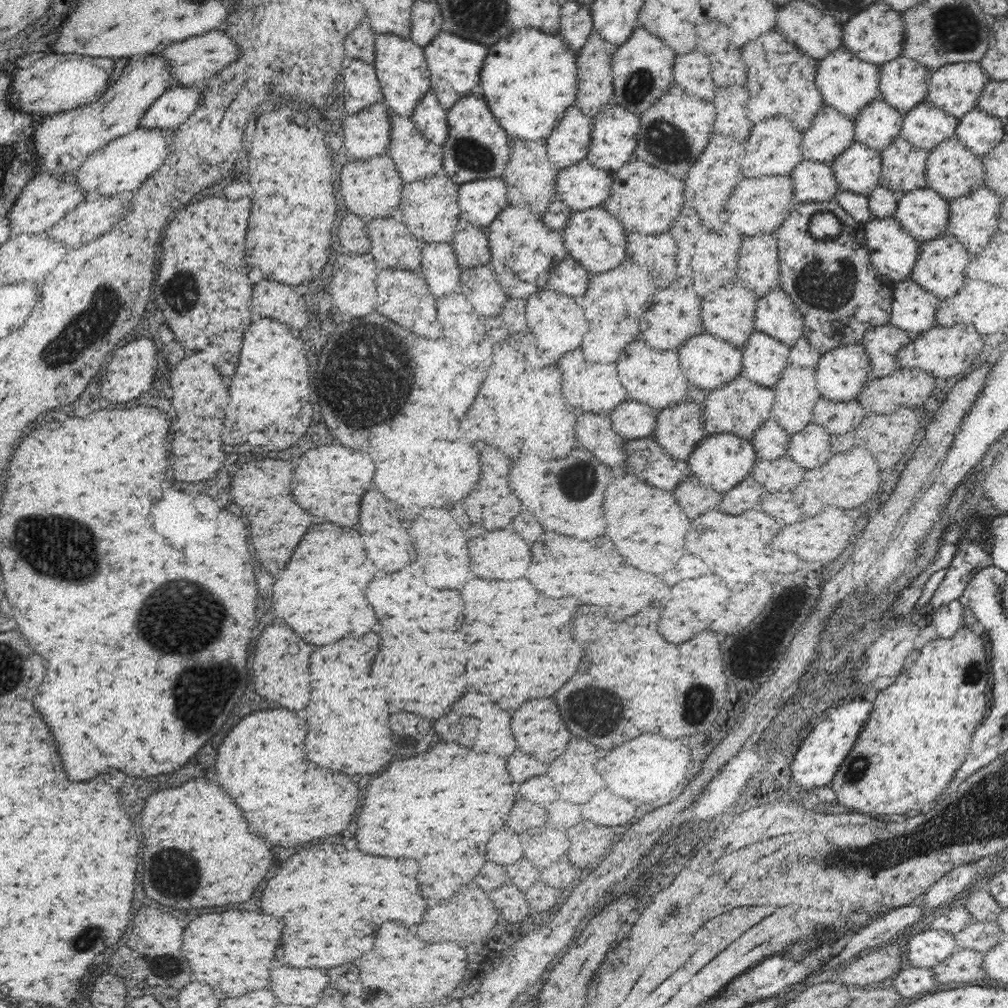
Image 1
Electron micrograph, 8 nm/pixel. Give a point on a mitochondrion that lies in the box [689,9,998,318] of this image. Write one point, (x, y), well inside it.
(826, 283)

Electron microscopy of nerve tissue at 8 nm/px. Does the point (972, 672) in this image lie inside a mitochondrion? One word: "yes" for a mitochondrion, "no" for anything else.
yes

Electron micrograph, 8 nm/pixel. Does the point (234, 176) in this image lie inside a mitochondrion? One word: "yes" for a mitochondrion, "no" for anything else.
no

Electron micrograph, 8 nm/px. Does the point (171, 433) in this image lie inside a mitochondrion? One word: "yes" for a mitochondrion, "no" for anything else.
no

